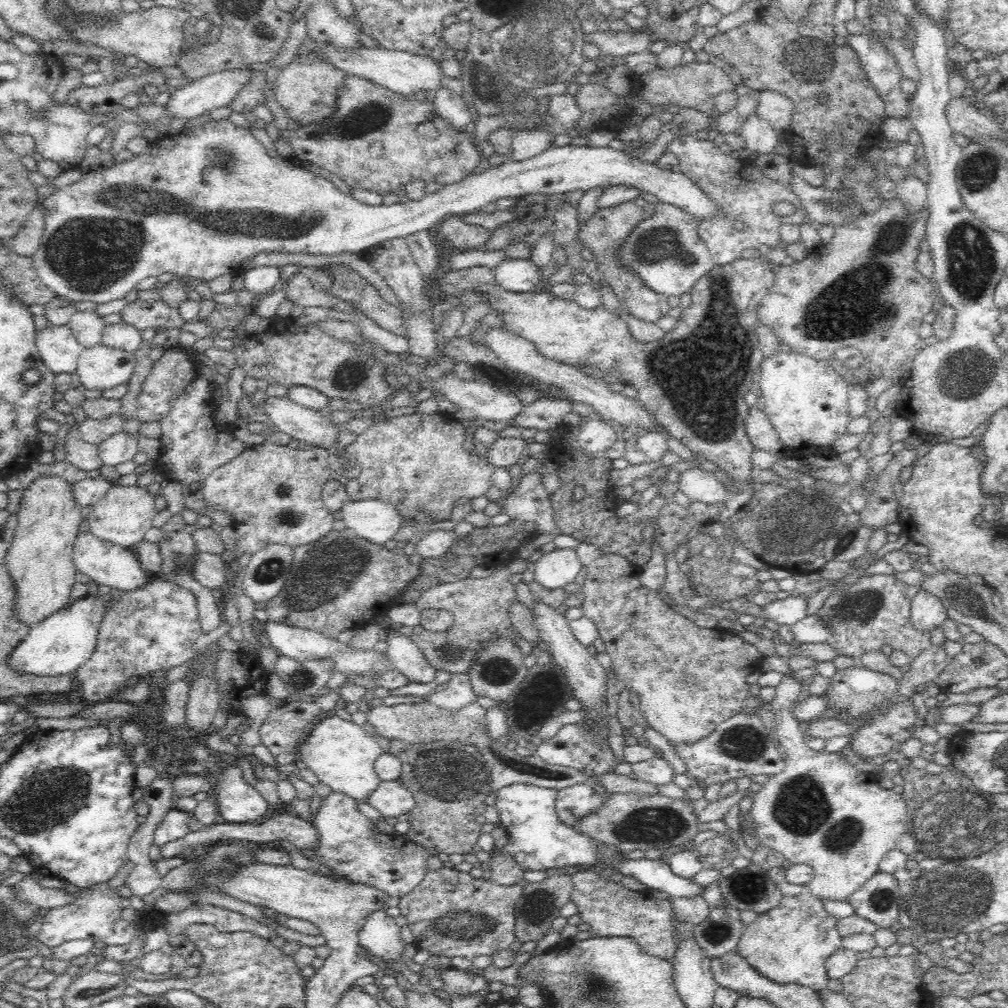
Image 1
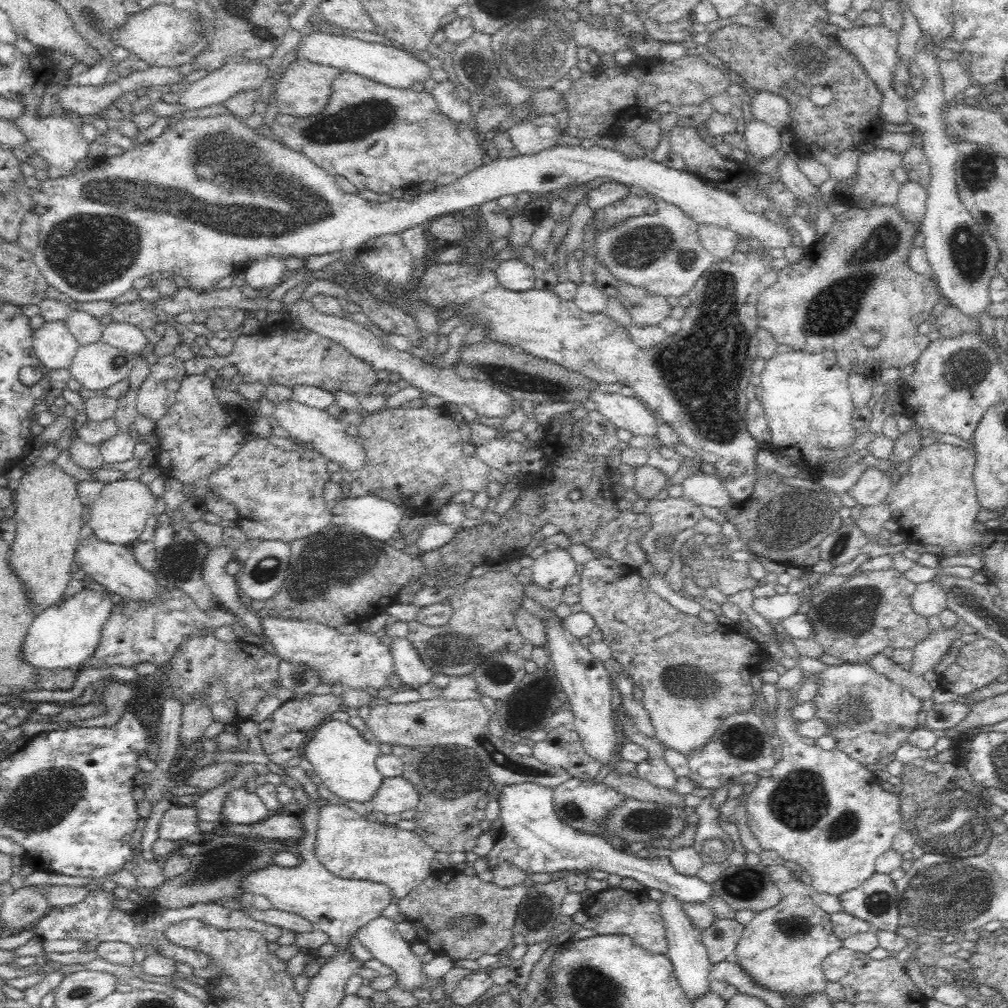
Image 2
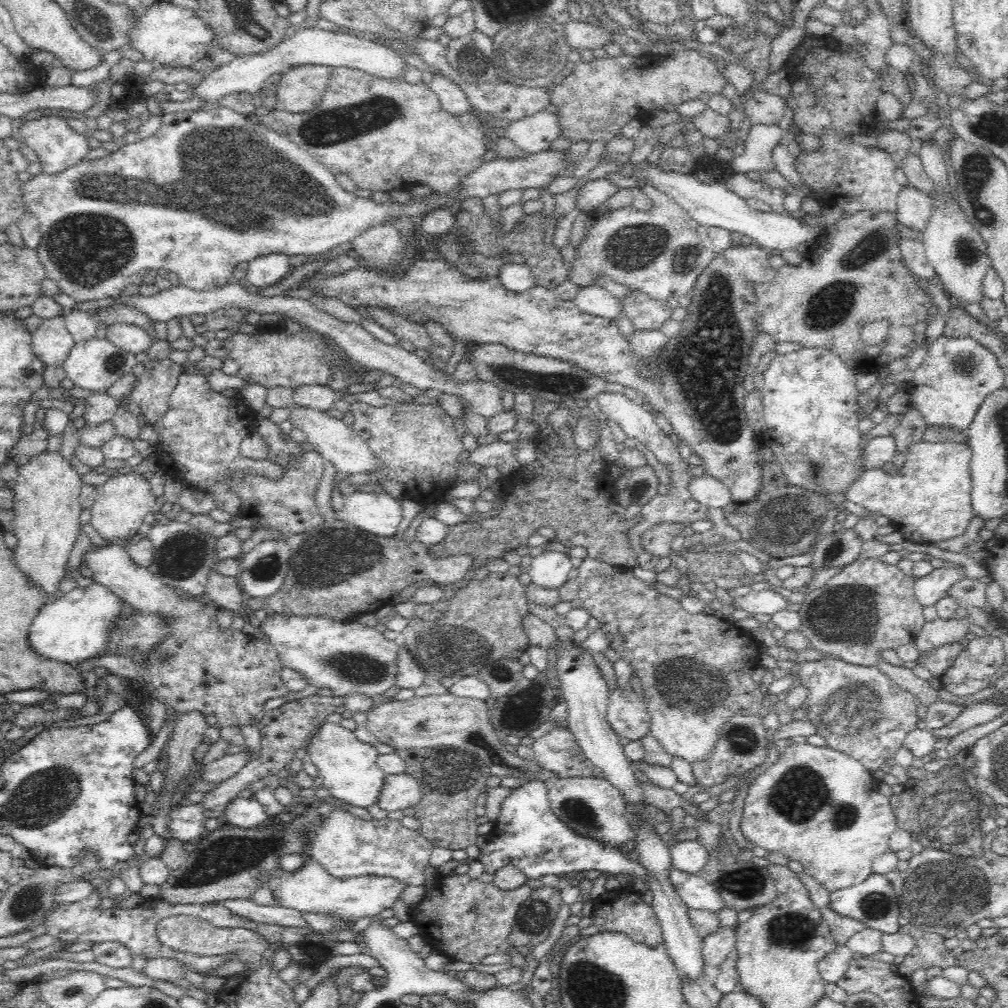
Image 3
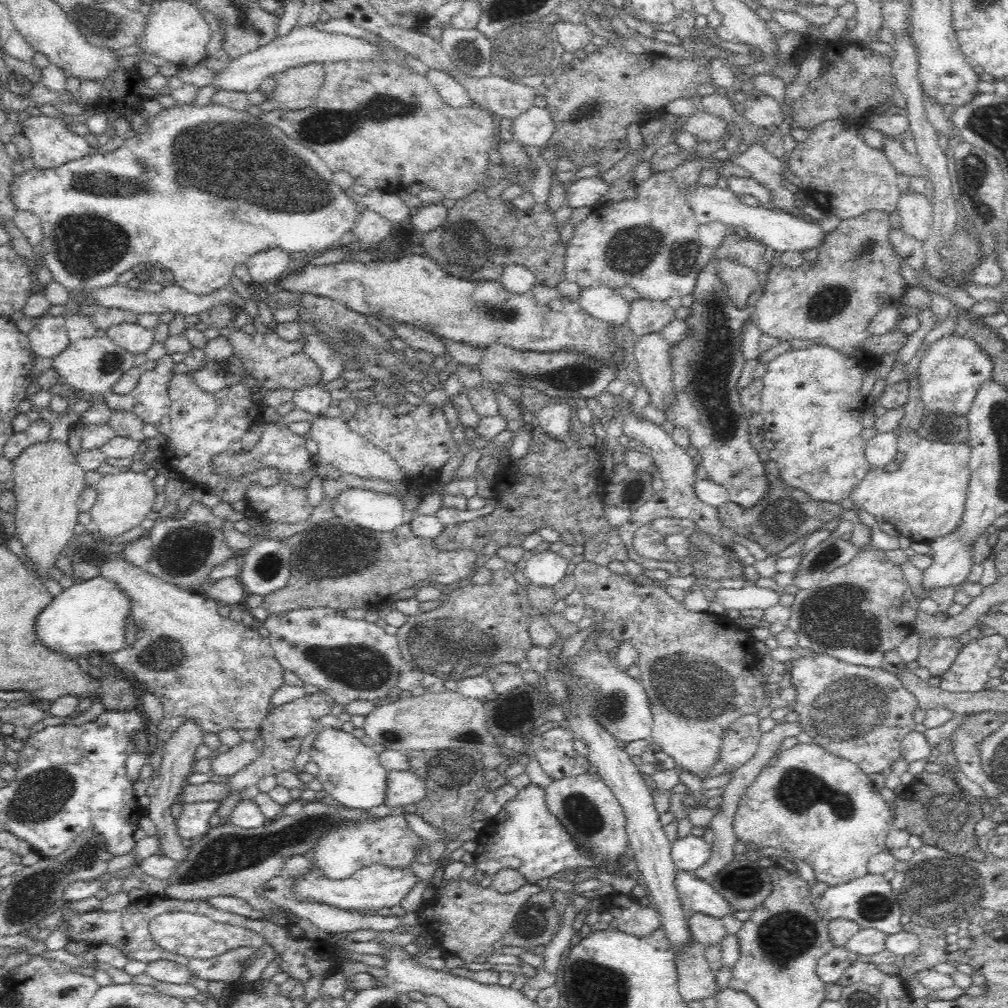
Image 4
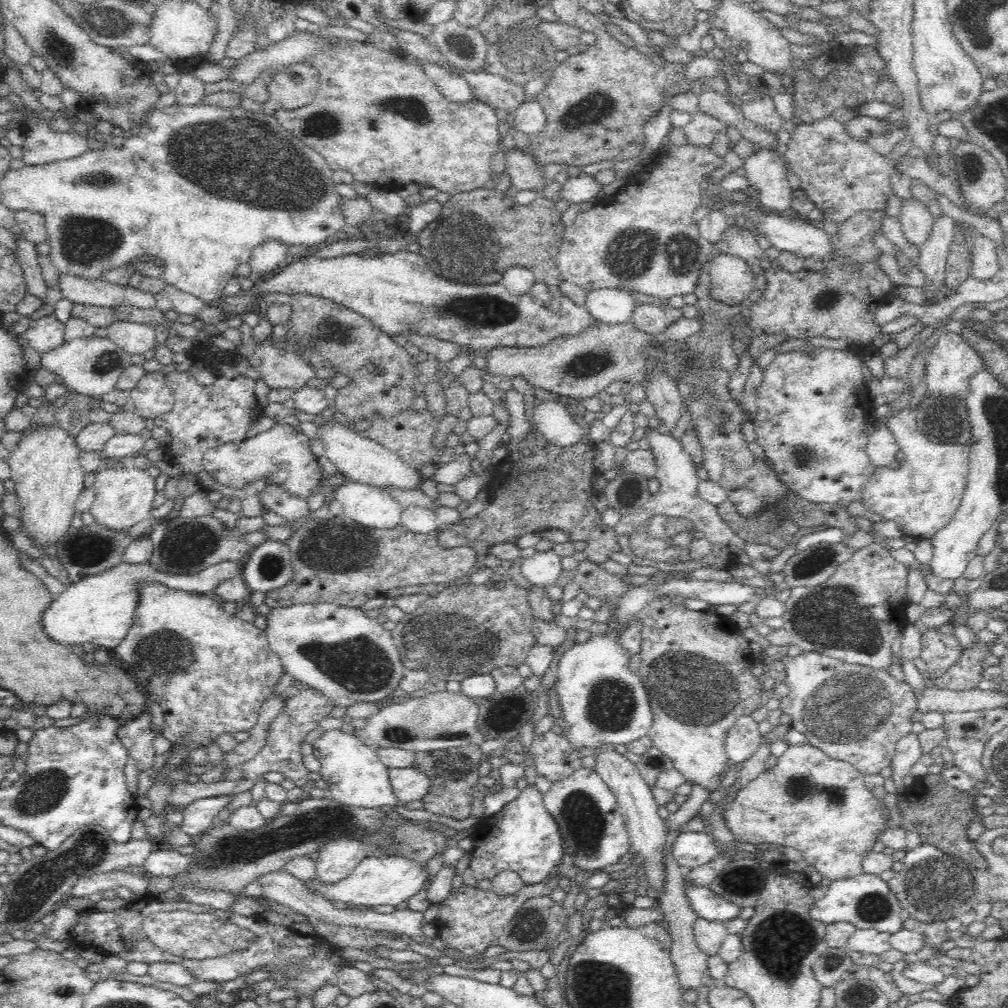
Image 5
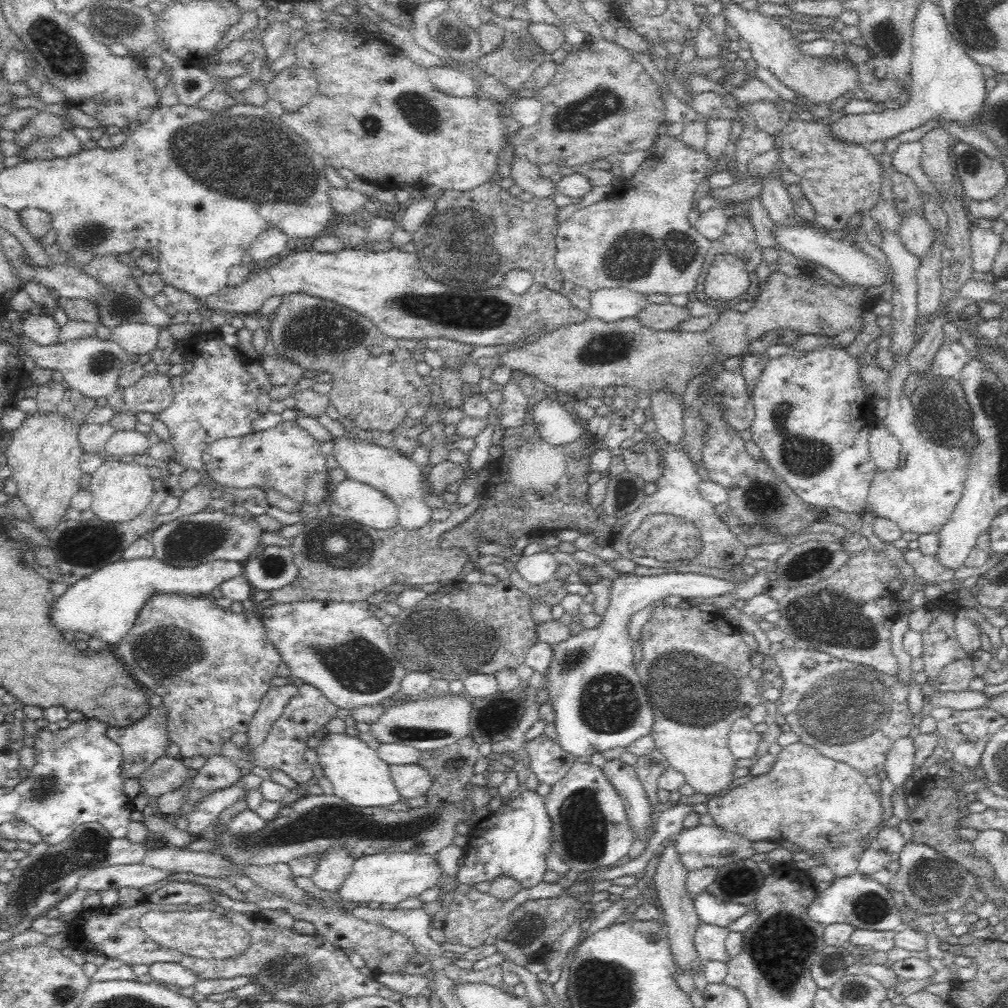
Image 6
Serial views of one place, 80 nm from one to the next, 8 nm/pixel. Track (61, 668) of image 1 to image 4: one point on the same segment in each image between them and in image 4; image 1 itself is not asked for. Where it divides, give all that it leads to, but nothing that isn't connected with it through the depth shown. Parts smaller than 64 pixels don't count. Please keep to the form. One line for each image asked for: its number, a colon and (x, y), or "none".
2: (63, 637)
3: (71, 629)
4: (89, 617)

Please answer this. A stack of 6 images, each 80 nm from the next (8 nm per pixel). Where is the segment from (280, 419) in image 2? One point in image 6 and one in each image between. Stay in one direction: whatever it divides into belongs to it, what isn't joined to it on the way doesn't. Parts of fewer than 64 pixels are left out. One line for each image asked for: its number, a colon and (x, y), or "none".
3: (332, 439)
4: (347, 452)
5: (361, 460)
6: (382, 467)

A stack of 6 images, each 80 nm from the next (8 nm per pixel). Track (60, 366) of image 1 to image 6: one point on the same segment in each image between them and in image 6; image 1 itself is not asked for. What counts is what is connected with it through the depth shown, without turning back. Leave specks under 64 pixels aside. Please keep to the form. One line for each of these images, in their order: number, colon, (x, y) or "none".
2: (55, 346)
3: (52, 343)
4: (49, 338)
5: (47, 333)
6: (42, 330)

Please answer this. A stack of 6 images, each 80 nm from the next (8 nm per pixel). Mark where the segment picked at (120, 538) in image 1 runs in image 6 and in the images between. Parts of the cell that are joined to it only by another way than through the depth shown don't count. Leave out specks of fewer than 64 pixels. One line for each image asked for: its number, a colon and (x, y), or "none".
2: (119, 516)
3: (122, 504)
4: (124, 500)
5: (123, 498)
6: (121, 492)

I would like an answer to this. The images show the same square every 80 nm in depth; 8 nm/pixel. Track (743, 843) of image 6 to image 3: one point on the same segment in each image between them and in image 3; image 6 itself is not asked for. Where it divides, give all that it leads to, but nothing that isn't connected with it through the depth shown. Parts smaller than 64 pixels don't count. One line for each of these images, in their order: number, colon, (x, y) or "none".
3: (690, 857)
4: (690, 853)
5: (690, 849)

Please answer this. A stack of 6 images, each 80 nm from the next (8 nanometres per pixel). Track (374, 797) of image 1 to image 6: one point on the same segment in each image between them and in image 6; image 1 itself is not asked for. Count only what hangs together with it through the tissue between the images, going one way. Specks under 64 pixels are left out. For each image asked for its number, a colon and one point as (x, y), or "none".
2: (394, 795)
3: (402, 791)
4: (402, 788)
5: (407, 784)
6: (411, 781)

